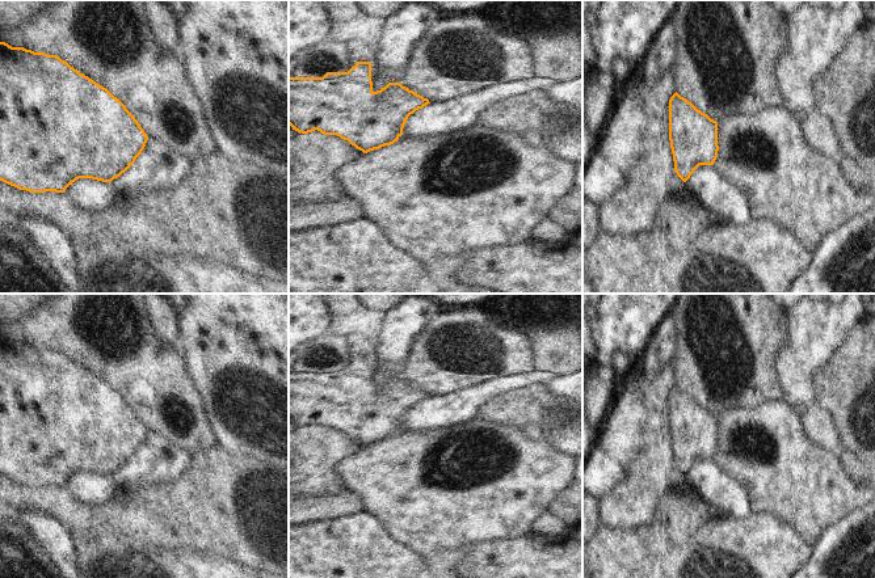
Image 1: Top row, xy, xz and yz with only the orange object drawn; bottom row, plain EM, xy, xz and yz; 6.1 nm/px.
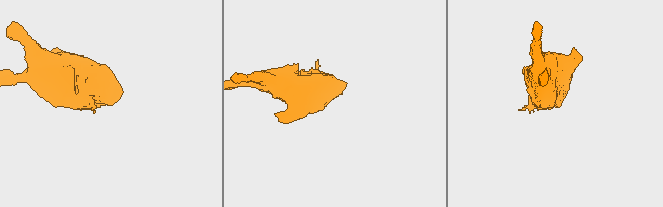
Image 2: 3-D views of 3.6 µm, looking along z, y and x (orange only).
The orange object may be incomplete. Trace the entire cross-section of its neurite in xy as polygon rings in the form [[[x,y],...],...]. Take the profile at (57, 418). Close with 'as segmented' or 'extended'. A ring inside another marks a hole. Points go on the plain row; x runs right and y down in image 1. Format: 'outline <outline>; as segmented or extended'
outline [[[0,336],[0,474],[30,486],[64,486],[79,472],[112,476],[135,456],[147,434],[117,391],[66,354]]]; as segmented

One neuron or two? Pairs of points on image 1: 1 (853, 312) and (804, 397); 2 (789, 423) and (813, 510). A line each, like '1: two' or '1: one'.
1: one
2: one

